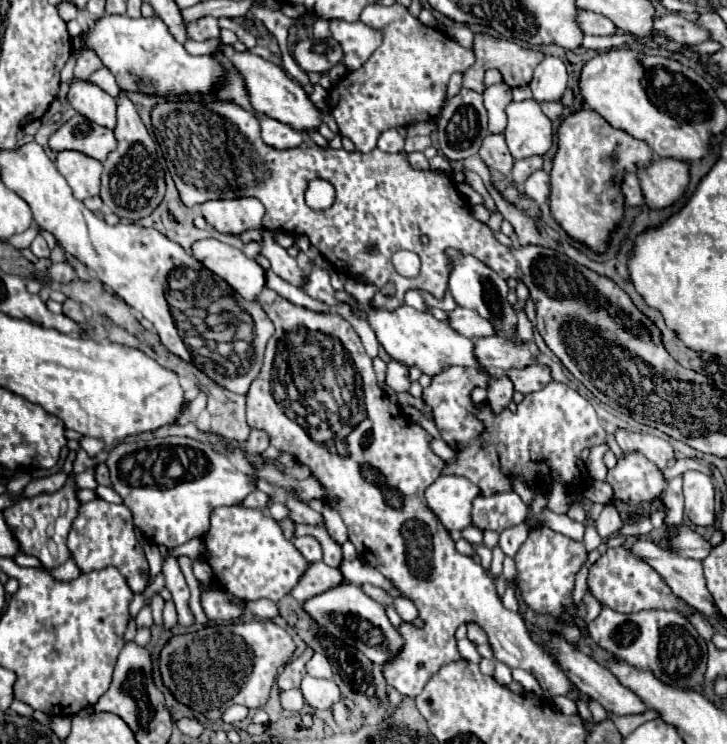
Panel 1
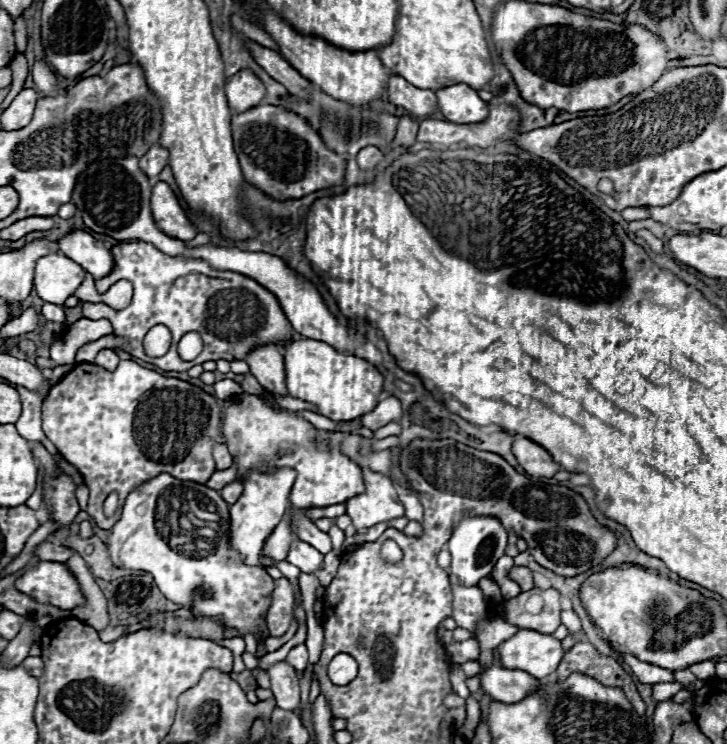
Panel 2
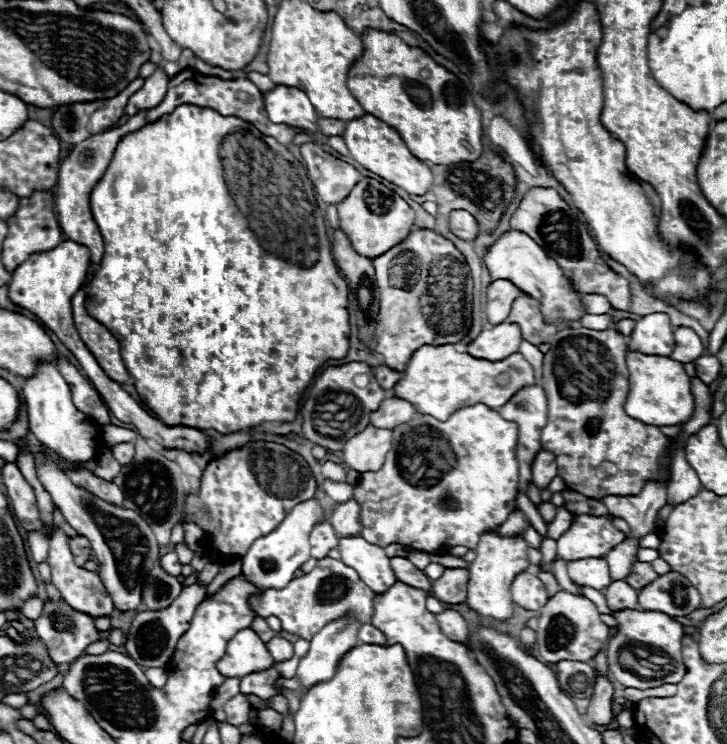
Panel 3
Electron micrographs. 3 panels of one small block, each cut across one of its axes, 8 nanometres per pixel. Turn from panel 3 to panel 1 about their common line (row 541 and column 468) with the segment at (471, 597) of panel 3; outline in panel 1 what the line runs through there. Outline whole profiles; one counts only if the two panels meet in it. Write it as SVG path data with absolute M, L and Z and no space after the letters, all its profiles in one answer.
M440 476L426 490L426 502L446 530L462 530L472 524L472 500L480 490L462 476Z

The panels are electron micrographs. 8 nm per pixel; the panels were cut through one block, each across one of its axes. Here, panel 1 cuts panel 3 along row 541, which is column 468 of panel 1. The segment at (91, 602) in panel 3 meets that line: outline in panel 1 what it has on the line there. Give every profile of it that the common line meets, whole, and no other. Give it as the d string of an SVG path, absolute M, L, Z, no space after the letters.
M370 4L362 10L360 20L382 32L382 44L362 68L348 72L332 88L330 110L340 134L348 136L356 150L366 154L376 148L376 140L384 130L434 120L446 102L450 76L468 70L476 58L472 50L462 48L442 30L420 24L402 4Z

